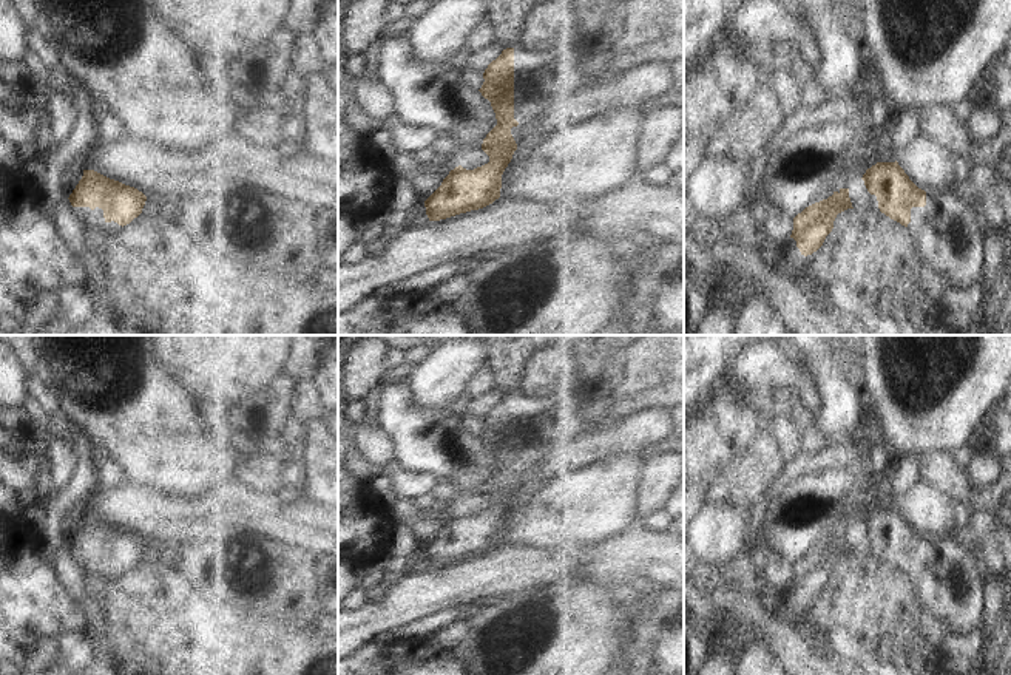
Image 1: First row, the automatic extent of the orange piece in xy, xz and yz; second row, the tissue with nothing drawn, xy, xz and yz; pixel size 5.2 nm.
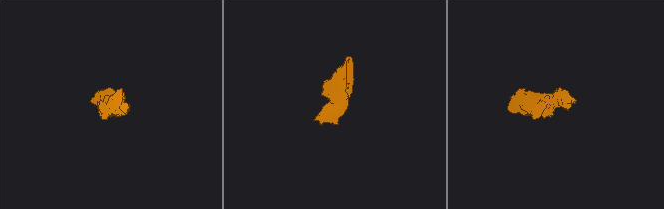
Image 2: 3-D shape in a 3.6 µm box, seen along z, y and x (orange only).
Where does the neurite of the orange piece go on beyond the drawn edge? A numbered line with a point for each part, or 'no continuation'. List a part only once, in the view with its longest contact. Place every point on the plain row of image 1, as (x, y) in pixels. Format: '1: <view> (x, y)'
1: xy (93, 566)

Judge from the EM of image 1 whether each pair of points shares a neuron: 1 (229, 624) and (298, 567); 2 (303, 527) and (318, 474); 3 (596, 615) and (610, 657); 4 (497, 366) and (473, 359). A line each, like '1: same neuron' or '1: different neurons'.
1: different neurons
2: different neurons
3: same neuron
4: different neurons

